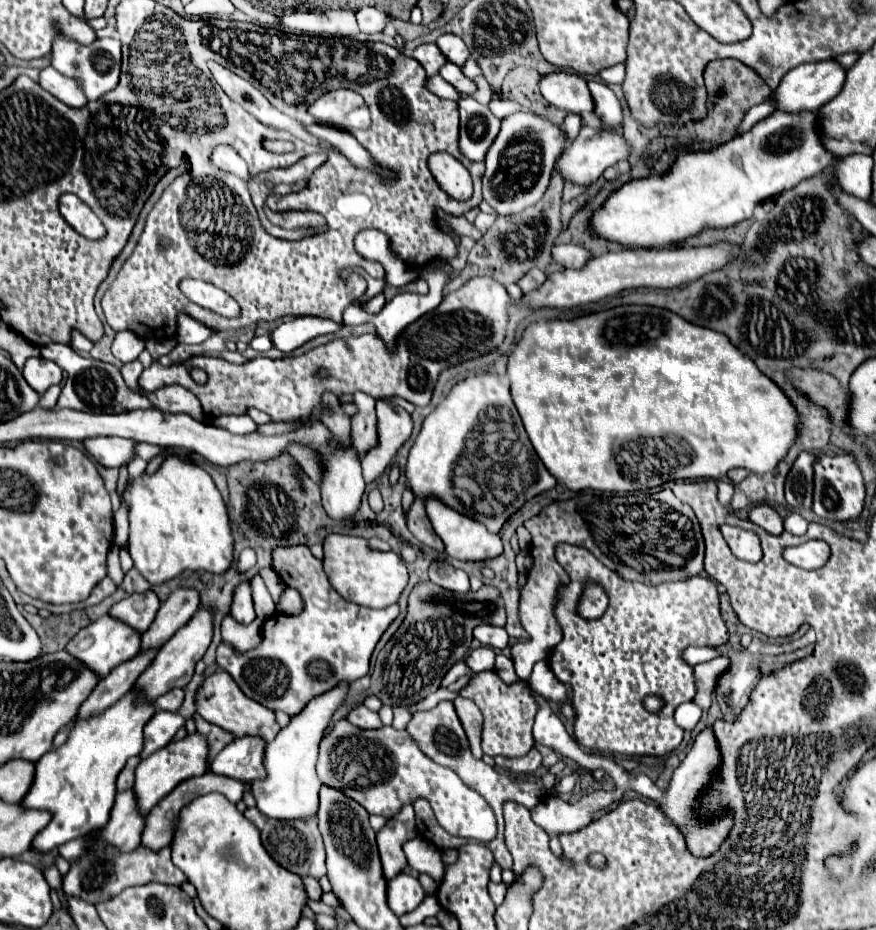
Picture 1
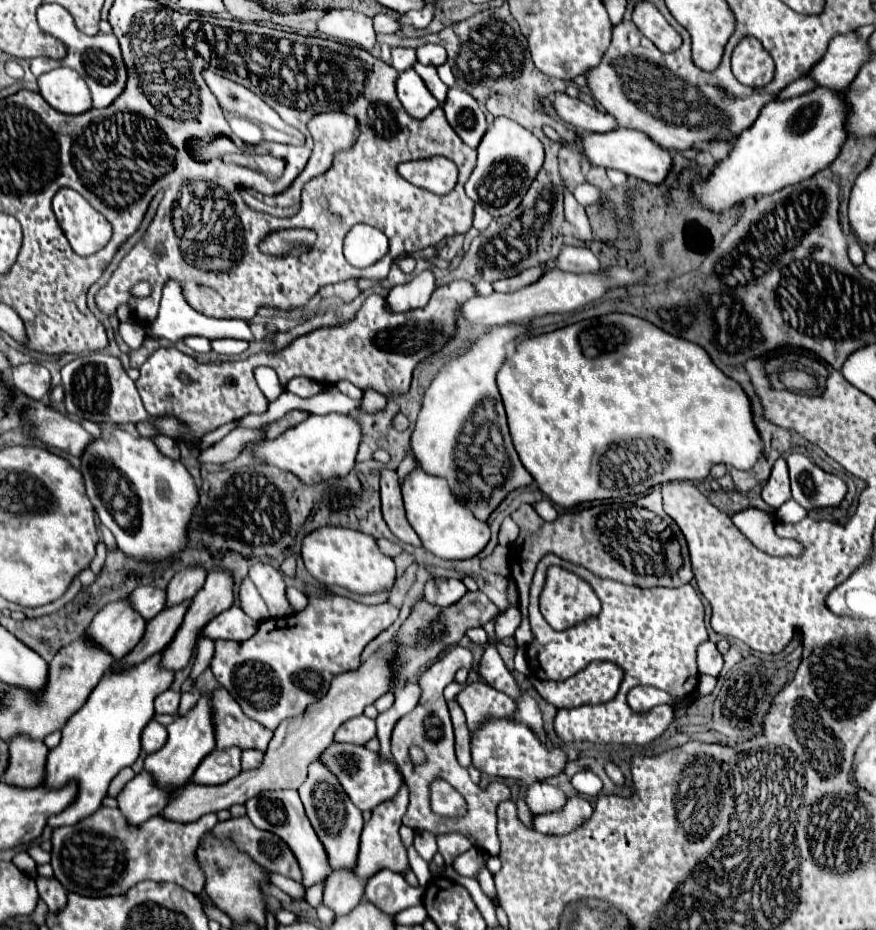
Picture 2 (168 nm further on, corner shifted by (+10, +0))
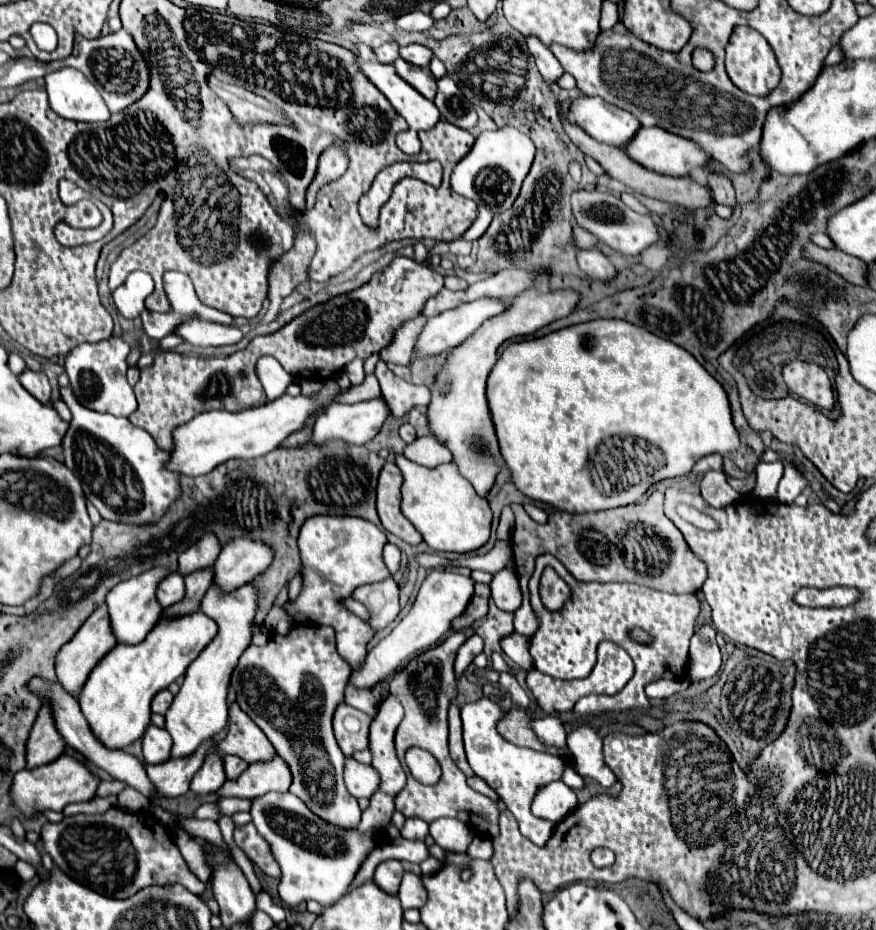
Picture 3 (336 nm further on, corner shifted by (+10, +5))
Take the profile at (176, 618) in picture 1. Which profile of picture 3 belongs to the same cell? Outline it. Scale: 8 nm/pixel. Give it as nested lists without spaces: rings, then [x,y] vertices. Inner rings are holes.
[[[211,531],[203,533],[203,537],[195,545],[191,545],[187,551],[183,551],[179,555],[179,573],[187,575],[191,571],[211,567],[217,559],[219,551],[221,551],[219,539]]]

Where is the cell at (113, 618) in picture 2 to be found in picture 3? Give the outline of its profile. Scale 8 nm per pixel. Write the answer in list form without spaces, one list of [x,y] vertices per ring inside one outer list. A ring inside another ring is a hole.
[[[153,567],[151,571],[145,571],[143,575],[131,577],[123,583],[119,583],[109,595],[107,595],[107,605],[109,605],[109,617],[111,617],[111,627],[113,633],[117,637],[117,641],[123,641],[127,645],[137,645],[141,643],[147,633],[155,627],[155,623],[159,621],[163,607],[157,601],[157,587],[159,583],[169,575],[167,567]]]

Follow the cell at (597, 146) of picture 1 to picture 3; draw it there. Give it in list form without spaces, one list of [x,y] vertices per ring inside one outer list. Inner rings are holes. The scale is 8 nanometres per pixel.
[[[643,127],[639,129],[639,135],[627,145],[627,151],[637,163],[643,163],[643,167],[651,167],[651,171],[659,171],[663,175],[671,177],[683,177],[689,175],[693,169],[703,169],[711,163],[711,157],[699,147],[699,143],[679,137],[675,133],[669,133],[661,127]]]

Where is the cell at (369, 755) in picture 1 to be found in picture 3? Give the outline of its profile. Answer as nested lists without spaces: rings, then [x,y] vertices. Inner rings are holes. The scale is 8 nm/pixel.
[[[345,759],[345,787],[353,797],[371,797],[379,787],[379,775],[371,765]]]

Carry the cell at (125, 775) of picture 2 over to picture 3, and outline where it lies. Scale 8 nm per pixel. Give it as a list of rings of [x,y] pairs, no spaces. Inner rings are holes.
[[[101,781],[99,789],[97,789],[97,797],[107,797],[107,795],[117,795],[119,791],[123,791],[127,785],[119,783],[119,781]]]

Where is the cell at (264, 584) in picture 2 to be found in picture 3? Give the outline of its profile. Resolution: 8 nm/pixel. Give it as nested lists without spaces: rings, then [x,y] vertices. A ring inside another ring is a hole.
[[[315,515],[303,523],[303,529],[299,533],[299,551],[303,559],[303,589],[295,603],[291,603],[291,607],[285,605],[285,611],[289,615],[301,613],[309,617],[311,623],[333,627],[337,637],[337,651],[353,671],[363,665],[367,657],[367,643],[373,639],[375,631],[365,621],[355,617],[343,605],[343,599],[351,597],[351,593],[359,585],[377,583],[391,575],[383,563],[385,543],[387,537],[379,527],[357,517]]]

